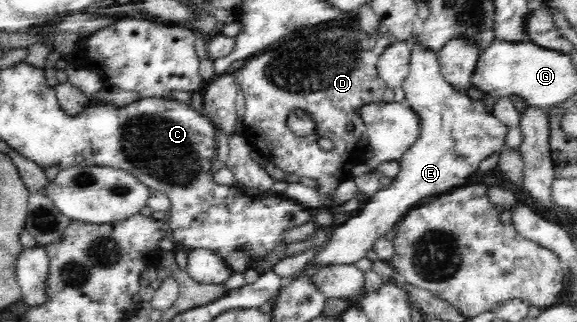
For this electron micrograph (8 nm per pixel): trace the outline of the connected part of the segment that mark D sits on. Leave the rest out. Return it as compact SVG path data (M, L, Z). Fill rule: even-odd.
M358 22L332 23L325 26L320 26L316 29L307 30L300 32L299 34L292 35L287 40L288 42L284 40L277 46L270 48L268 52L264 52L264 54L260 54L260 56L250 59L246 62L246 65L243 68L237 70L238 83L240 84L240 89L242 89L242 92L244 93L245 99L245 116L243 118L244 130L248 130L248 135L252 134L252 136L247 136L247 141L250 143L252 148L259 152L261 158L264 158L267 162L273 162L275 166L280 168L280 170L283 170L286 174L298 174L300 178L314 178L314 180L318 183L318 188L316 189L318 190L318 193L328 197L338 189L338 186L341 183L344 183L348 179L354 178L351 174L352 169L356 165L365 162L365 153L369 147L367 127L364 123L362 123L362 117L358 117L358 112L365 107L365 104L383 101L384 92L387 89L387 85L384 83L384 80L380 78L377 65L382 52L384 52L386 48L389 48L394 41L386 28L380 27L375 34L368 35L368 33L364 32L364 30L360 27ZM298 110L308 113L308 115L314 119L314 123L316 123L316 134L312 134L312 136L295 136L294 132L290 130L287 124L289 115ZM348 124L352 124L354 127L352 128L351 133L346 130ZM320 138L330 138L334 144L334 147L331 150L323 150L317 143Z

